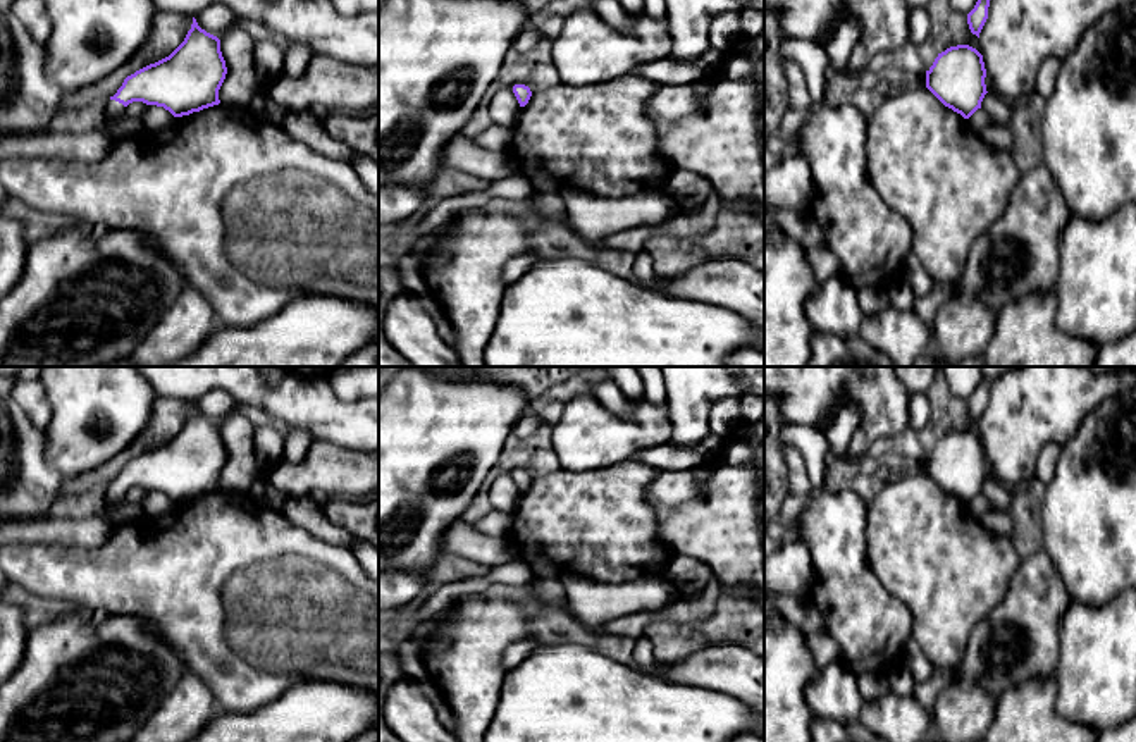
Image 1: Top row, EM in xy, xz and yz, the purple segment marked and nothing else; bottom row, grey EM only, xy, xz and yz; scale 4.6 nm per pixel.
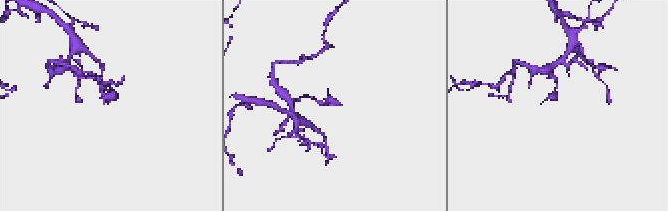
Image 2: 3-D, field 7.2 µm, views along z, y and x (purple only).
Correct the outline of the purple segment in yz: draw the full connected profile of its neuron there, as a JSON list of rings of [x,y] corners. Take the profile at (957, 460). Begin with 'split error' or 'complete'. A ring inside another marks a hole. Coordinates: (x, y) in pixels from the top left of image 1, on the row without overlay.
complete; [[[957,430],[938,439],[926,456],[926,473],[945,492],[969,504],[988,479],[985,463],[983,441],[969,430]]]

